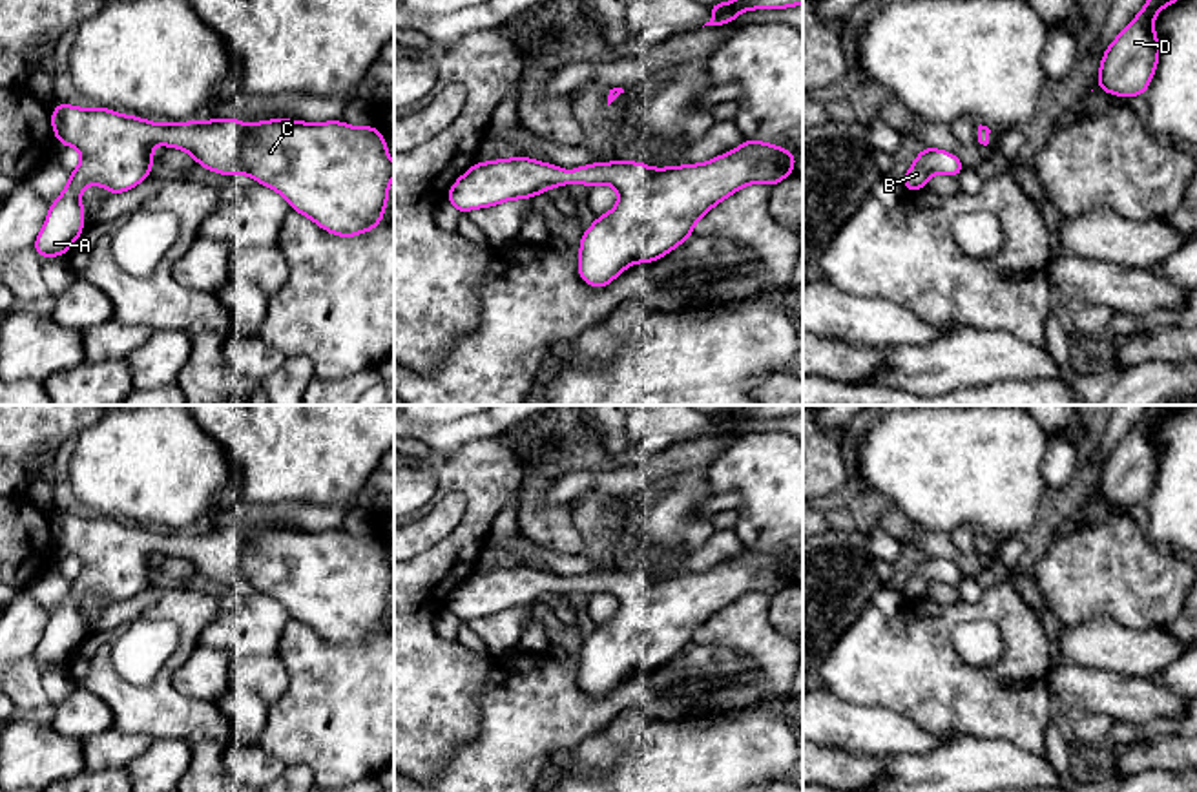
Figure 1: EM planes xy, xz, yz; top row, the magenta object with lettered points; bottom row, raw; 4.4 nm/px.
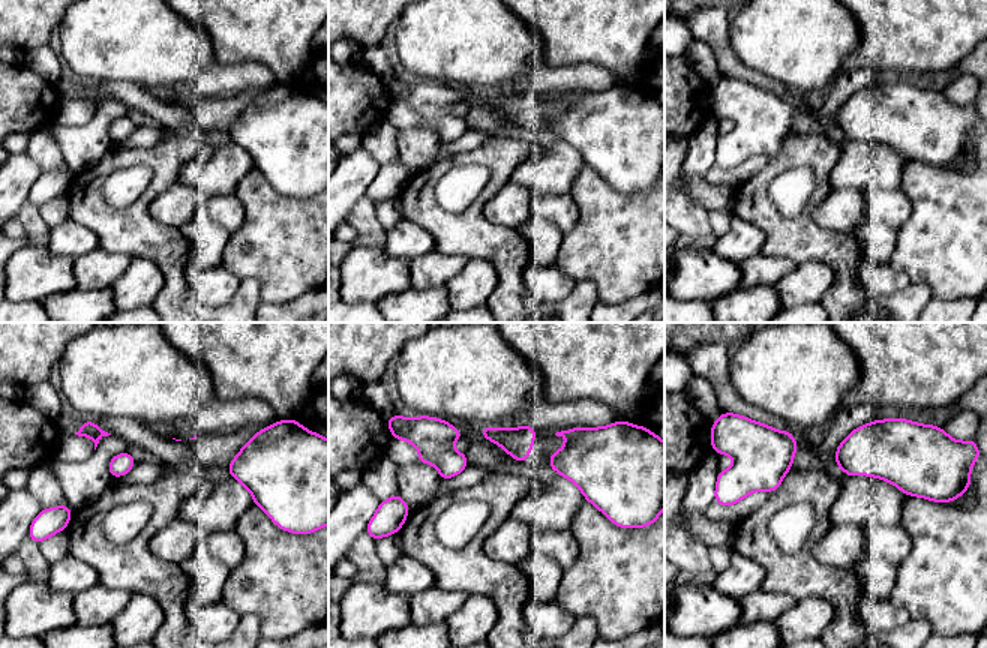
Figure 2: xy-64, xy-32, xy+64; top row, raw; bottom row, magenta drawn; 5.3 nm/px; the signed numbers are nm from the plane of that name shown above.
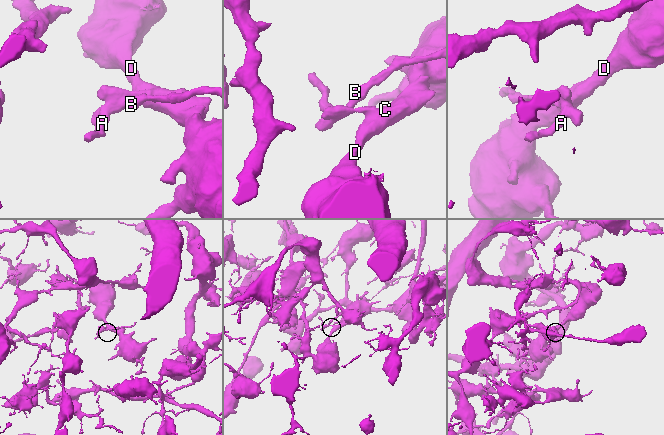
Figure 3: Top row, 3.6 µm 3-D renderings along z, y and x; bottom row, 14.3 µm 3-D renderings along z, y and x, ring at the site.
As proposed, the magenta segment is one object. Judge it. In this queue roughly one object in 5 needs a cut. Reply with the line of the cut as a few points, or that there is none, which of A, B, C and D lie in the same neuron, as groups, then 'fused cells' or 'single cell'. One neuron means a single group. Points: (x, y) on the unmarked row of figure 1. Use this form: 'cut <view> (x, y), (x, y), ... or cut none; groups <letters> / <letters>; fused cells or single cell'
cut none; groups A B C D; single cell

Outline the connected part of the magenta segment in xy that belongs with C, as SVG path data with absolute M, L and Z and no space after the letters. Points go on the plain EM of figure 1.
M58 511L51 535L60 555L80 558L82 571L69 580L33 651L42 668L68 664L86 637L80 600L99 593L117 604L146 589L155 573L150 557L157 551L188 560L215 582L250 584L283 604L294 620L347 648L383 630L394 586L383 542L341 529L243 533L228 526L159 535L108 516Z

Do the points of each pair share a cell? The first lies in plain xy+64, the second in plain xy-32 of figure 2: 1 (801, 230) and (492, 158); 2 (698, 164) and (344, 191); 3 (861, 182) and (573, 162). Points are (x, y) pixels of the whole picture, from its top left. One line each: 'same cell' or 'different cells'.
1: same cell
2: same cell
3: same cell

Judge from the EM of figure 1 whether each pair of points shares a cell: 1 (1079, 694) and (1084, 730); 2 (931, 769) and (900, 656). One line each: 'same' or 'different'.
1: different
2: different

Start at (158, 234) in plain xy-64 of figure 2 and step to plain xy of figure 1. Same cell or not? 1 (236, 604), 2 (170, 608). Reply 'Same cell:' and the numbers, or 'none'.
Same cell: 2

